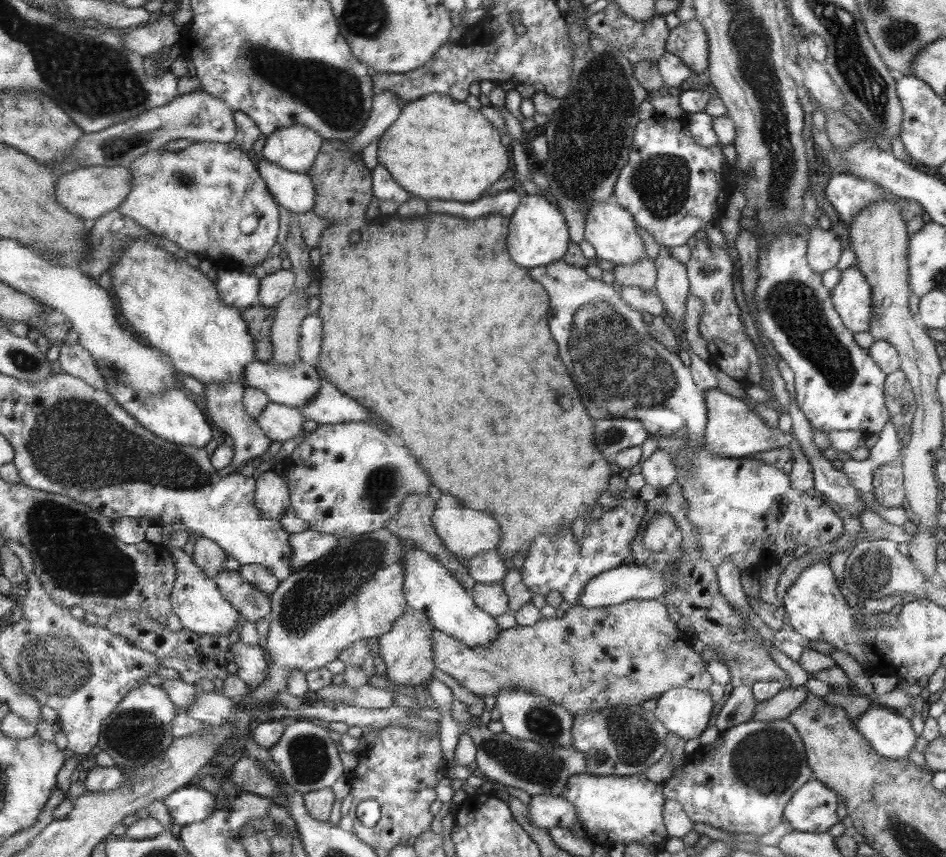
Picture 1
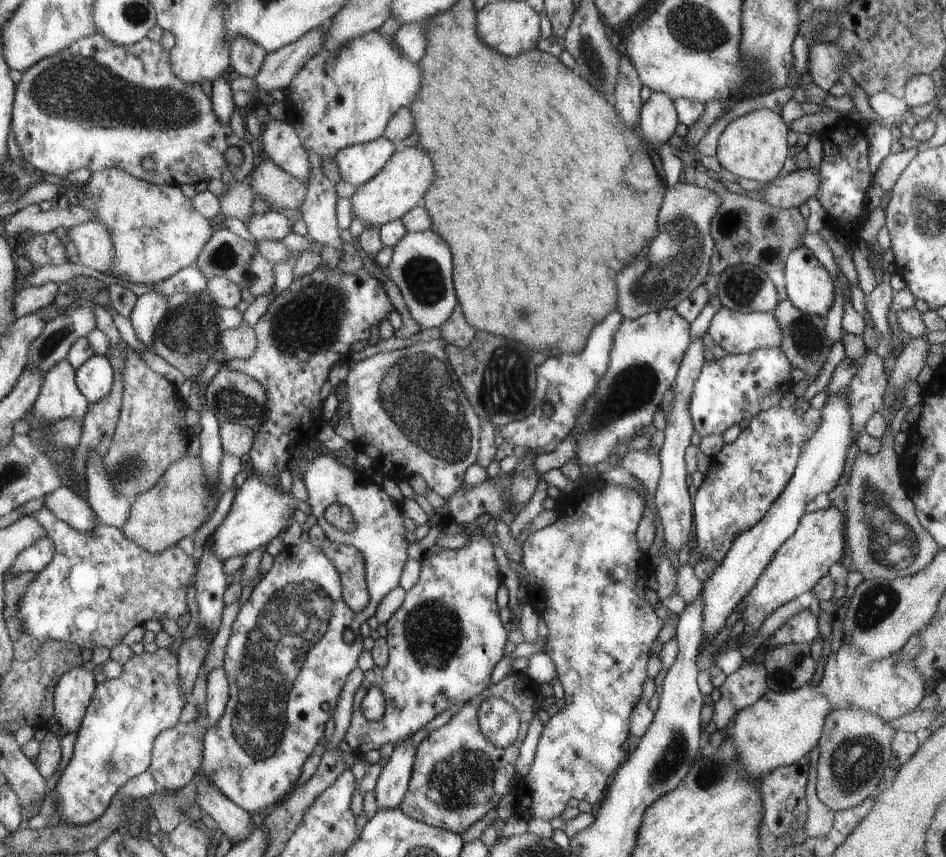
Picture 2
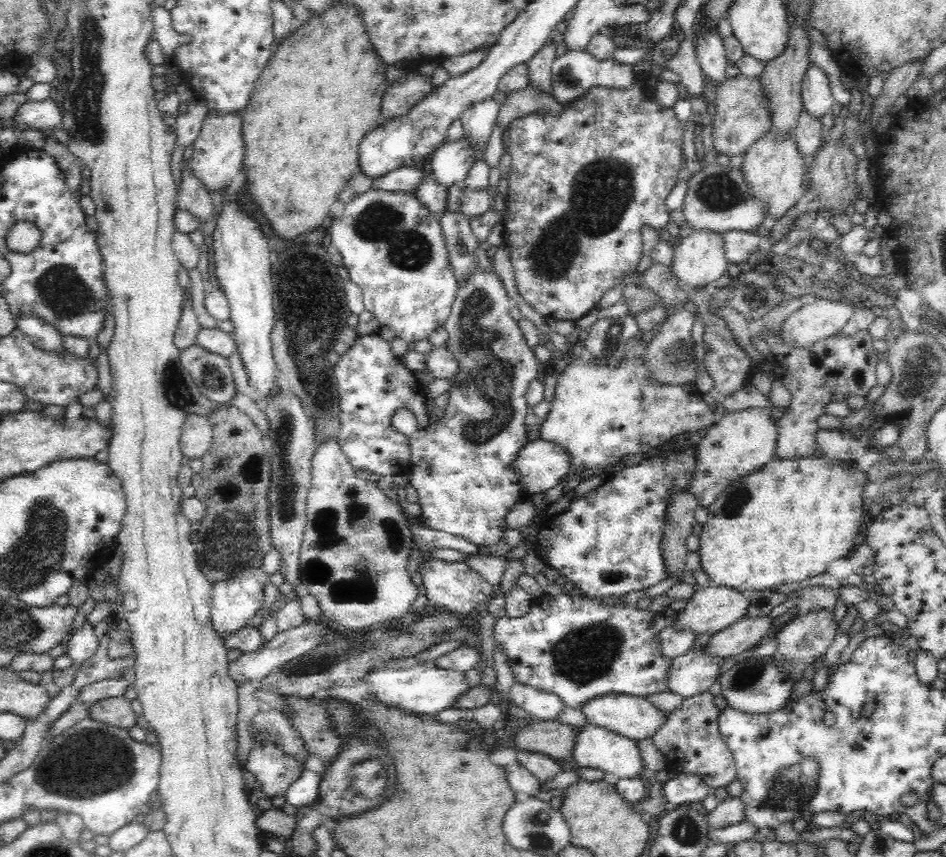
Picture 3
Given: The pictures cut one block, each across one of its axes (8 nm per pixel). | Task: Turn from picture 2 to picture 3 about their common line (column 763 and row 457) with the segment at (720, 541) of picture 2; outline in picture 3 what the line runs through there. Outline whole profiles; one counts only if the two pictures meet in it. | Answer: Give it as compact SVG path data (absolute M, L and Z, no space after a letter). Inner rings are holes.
M492 269L472 270L457 288L450 316L443 327L448 333L446 348L459 364L457 374L452 378L454 385L444 416L424 430L418 430L409 410L398 410L392 424L397 432L410 440L409 483L418 492L418 503L422 508L419 522L432 530L464 538L476 546L496 544L507 529L507 515L516 503L530 500L526 487L516 473L516 455L529 442L524 424L530 411L525 400L526 390L537 377L537 358L533 348L528 346L522 330L510 315L512 300Z

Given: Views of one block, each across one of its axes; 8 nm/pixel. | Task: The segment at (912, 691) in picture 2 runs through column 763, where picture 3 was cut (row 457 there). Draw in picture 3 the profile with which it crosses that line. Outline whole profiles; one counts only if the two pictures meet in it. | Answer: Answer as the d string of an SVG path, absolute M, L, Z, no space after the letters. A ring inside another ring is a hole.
M748 408L742 412L724 414L708 433L695 441L694 457L696 467L689 491L696 498L697 505L710 507L718 499L718 495L737 478L760 470L761 466L775 459L779 430L777 422L764 414L760 408Z

